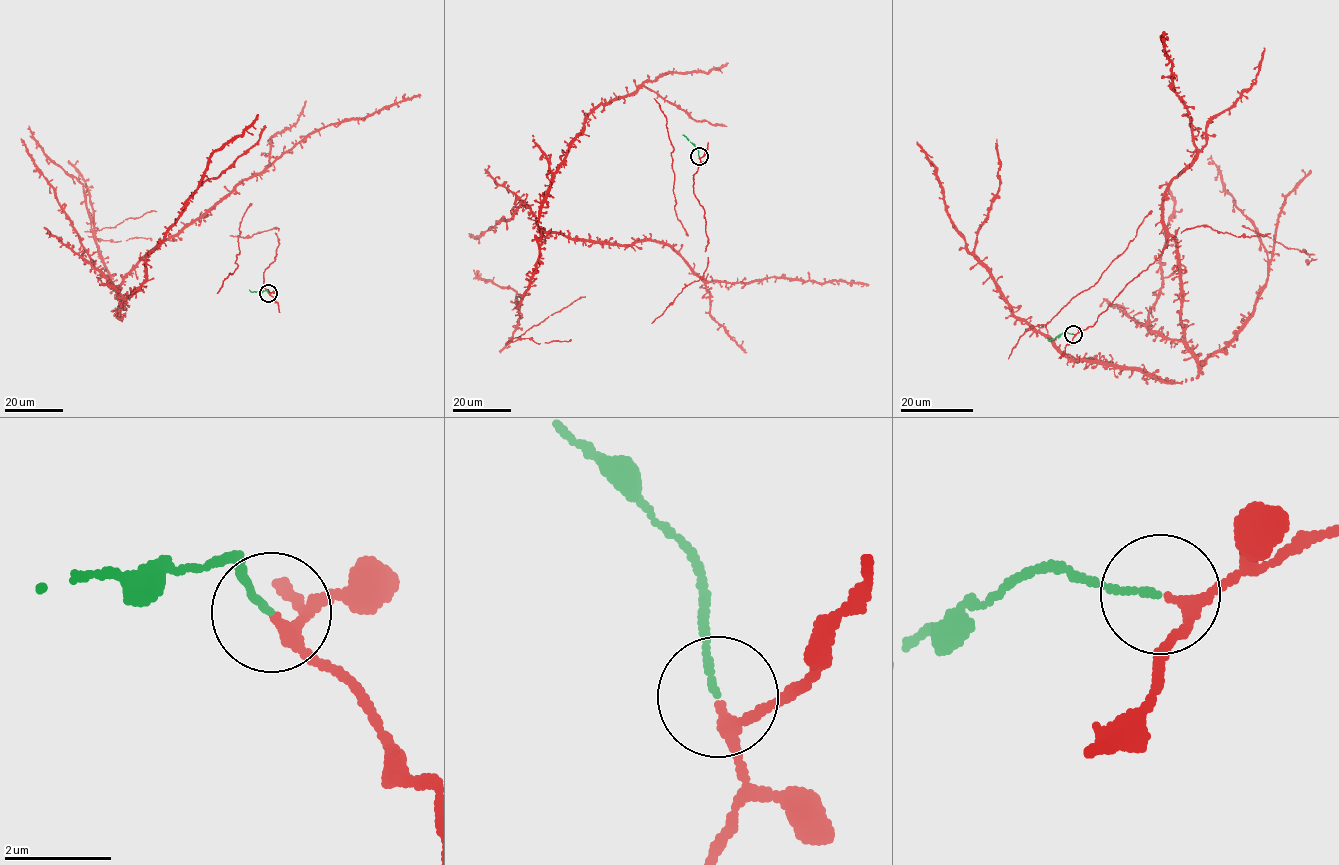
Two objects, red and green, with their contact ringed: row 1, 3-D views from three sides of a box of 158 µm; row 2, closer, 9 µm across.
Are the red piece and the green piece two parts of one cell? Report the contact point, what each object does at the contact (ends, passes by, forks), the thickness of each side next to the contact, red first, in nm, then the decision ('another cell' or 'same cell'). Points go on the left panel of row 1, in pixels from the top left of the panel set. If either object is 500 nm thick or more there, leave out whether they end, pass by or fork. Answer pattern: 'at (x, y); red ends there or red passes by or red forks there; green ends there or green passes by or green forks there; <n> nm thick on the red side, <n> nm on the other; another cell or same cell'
at (268, 293); red passes by; green ends there; 190 nm thick on the red side, 110 nm on the other; same cell

